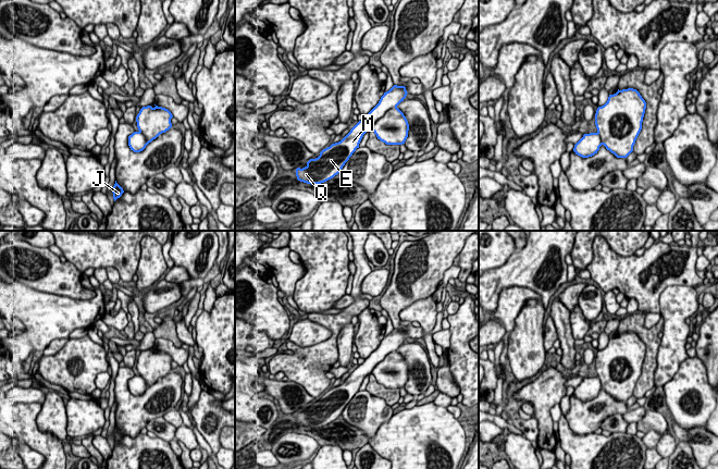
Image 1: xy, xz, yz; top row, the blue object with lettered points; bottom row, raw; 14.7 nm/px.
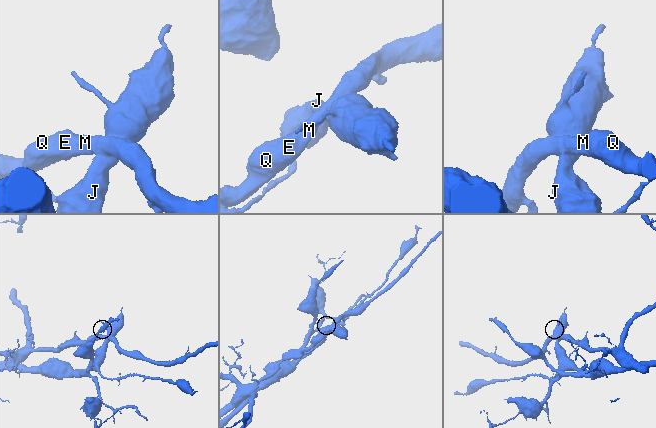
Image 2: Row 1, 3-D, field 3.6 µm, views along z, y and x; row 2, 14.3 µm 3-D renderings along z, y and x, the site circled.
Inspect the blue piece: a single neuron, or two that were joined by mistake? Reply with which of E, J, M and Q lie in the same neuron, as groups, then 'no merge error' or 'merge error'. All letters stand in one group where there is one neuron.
E M Q / J | merge error

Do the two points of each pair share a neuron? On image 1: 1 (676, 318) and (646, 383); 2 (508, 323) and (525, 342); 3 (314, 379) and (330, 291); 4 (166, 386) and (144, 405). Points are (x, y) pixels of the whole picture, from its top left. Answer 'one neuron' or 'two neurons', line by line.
1: two neurons
2: two neurons
3: two neurons
4: one neuron

